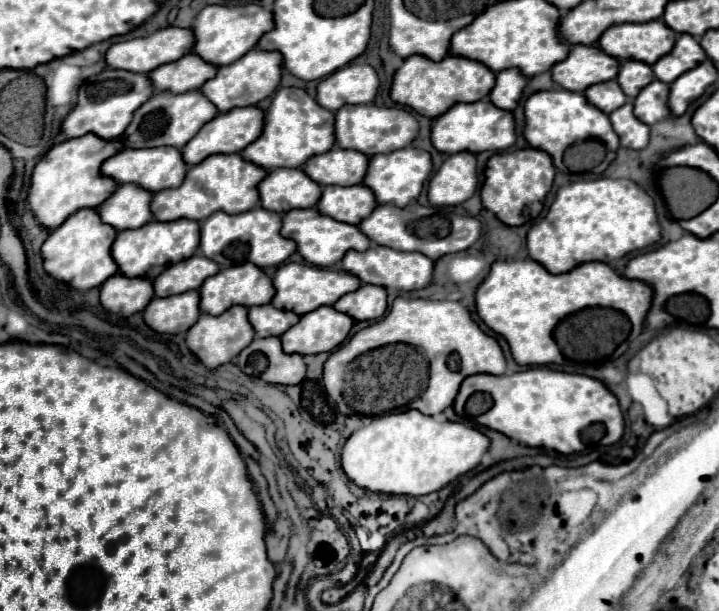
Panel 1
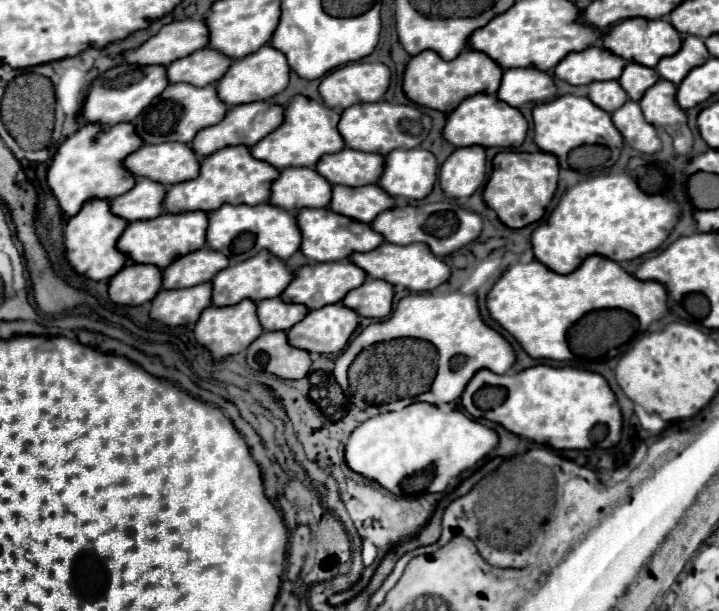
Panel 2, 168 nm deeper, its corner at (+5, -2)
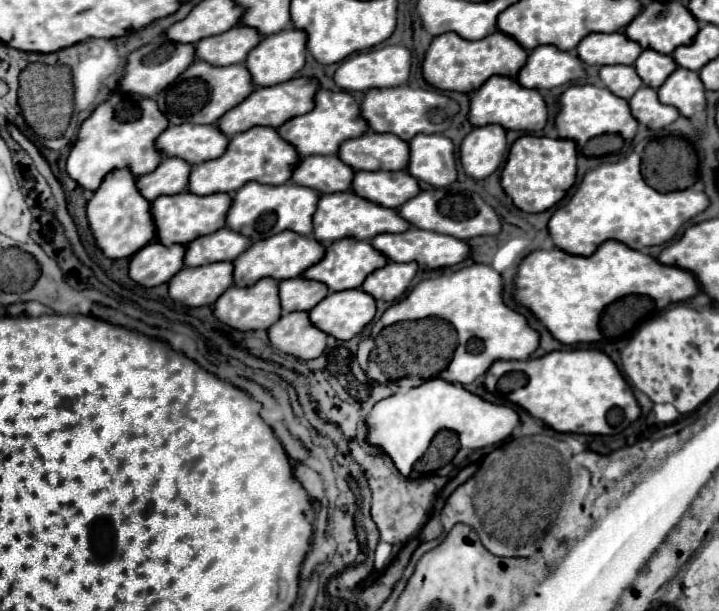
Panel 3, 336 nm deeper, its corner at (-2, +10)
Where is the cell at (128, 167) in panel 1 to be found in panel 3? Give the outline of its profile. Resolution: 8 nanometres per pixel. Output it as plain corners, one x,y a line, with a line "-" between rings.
180,124
164,130
156,146
166,156
178,156
190,164
200,164
222,156
224,148
228,148
228,136
224,136
216,124

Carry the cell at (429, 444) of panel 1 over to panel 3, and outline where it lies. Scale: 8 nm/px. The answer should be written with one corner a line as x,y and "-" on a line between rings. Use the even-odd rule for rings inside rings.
409,377
395,383
399,385
400,392
380,400
372,408
366,420
368,442
374,446
380,446
394,460
400,474
404,474
406,478
418,476
416,470
428,474
428,472
436,472
438,468
440,470
436,474
448,476
454,466
464,460
472,450
478,450
508,438
514,432
514,428
520,424
520,418
514,408
492,404
468,392
462,384
452,384
440,378
432,378
413,387
412,379
-
456,432
460,434
460,442
-
452,458
454,458
453,461
-
414,464
416,470
414,470
-
446,464
449,465
446,466
-
442,466
445,467
442,468

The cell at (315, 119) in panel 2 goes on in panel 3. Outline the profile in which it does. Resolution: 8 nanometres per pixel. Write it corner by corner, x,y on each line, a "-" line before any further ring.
318,90
316,106
312,112
304,116
296,116
278,128
280,136
288,140
302,158
310,154
338,154
338,148
344,140
358,138
366,130
368,130
368,122
360,114
360,104
354,100
350,92
344,92
344,90
342,92

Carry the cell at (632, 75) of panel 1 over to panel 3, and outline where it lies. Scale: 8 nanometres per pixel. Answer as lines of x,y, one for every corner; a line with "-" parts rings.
644,50
636,60
636,70
646,86
660,88
666,78
678,68
678,64
672,60
672,56
660,54
656,50

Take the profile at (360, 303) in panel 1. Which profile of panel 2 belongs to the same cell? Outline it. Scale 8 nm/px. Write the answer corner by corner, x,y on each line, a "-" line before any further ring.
365,280
363,286
347,292
341,302
359,316
381,320
391,312
393,286
385,280

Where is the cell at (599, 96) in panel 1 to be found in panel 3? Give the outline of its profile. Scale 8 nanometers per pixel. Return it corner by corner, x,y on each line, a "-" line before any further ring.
616,64
616,66
604,66
600,68
600,80
606,84
606,88
620,96
620,98
632,98
634,92
642,86
642,80
636,72
634,66
624,66
624,64

